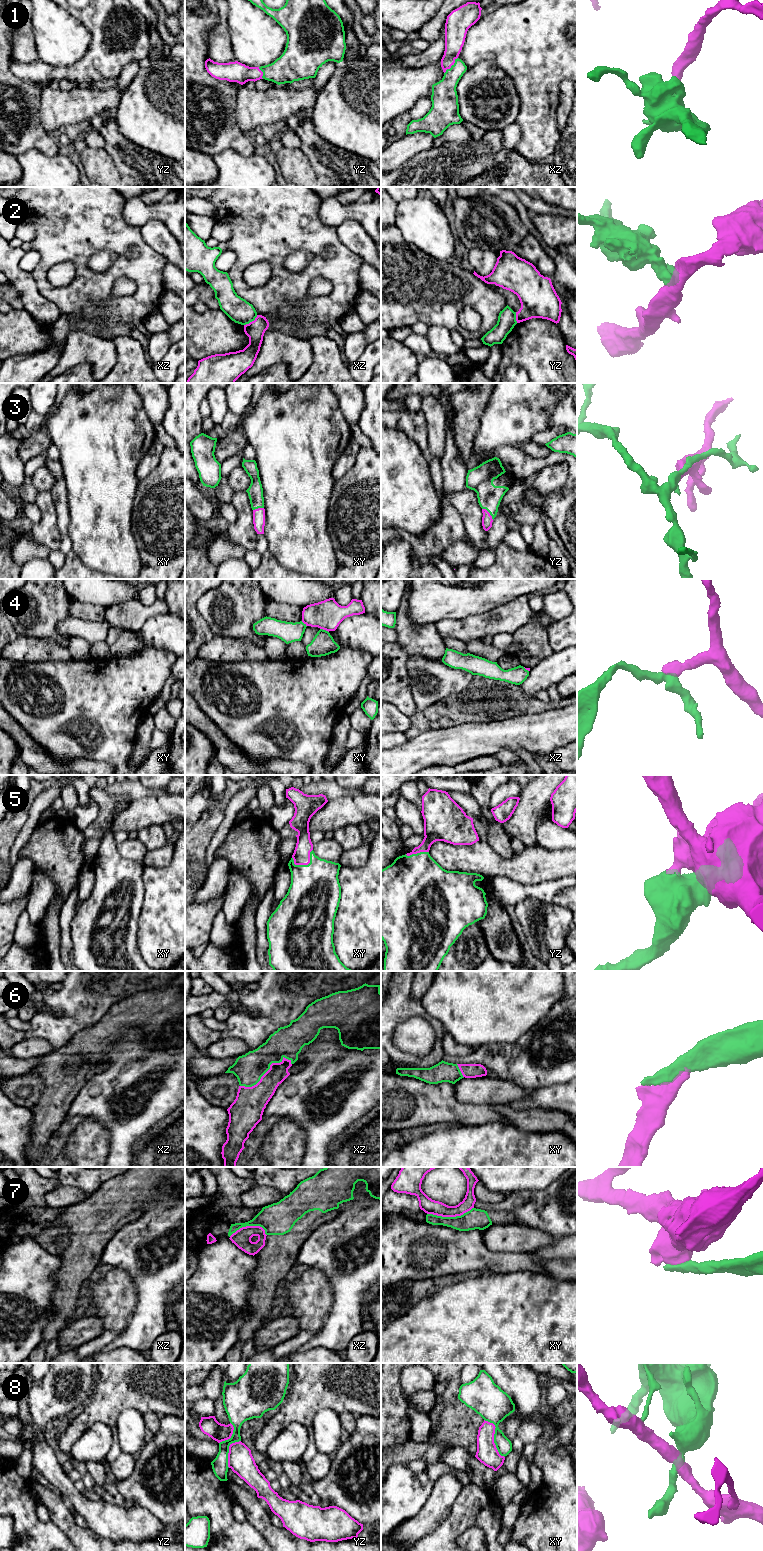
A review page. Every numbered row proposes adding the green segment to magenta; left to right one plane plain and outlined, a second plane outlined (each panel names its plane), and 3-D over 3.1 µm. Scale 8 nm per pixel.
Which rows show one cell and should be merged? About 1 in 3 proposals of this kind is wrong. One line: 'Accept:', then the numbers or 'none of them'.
Accept: 1, 3, 5, 6

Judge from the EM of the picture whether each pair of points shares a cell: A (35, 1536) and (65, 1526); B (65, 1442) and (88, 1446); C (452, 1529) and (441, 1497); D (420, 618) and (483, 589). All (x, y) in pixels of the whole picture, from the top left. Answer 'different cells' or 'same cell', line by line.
A: different cells
B: different cells
C: different cells
D: same cell

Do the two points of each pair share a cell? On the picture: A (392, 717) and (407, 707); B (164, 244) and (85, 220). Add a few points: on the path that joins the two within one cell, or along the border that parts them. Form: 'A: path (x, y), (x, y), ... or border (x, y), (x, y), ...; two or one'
A: border (391, 703), (409, 718); two
B: border (140, 228), (143, 240), (160, 253); two

